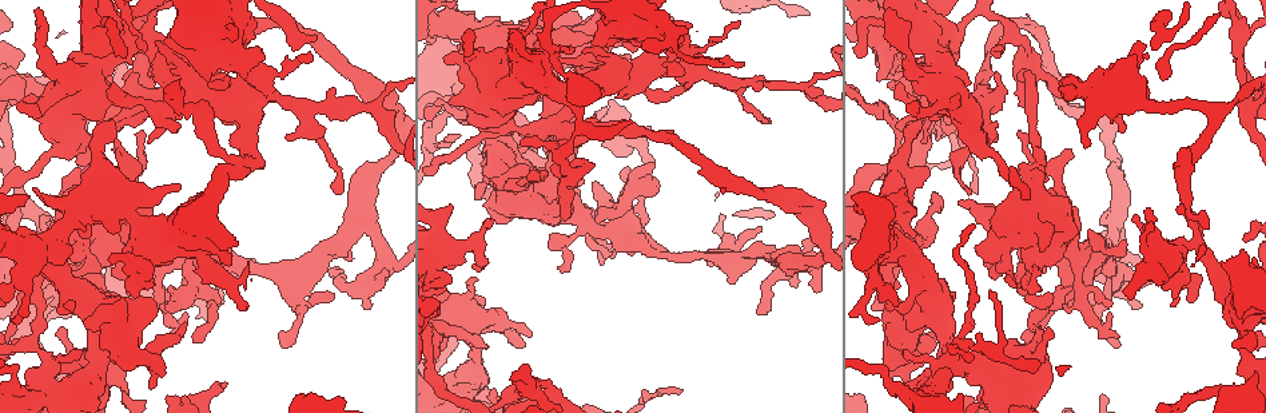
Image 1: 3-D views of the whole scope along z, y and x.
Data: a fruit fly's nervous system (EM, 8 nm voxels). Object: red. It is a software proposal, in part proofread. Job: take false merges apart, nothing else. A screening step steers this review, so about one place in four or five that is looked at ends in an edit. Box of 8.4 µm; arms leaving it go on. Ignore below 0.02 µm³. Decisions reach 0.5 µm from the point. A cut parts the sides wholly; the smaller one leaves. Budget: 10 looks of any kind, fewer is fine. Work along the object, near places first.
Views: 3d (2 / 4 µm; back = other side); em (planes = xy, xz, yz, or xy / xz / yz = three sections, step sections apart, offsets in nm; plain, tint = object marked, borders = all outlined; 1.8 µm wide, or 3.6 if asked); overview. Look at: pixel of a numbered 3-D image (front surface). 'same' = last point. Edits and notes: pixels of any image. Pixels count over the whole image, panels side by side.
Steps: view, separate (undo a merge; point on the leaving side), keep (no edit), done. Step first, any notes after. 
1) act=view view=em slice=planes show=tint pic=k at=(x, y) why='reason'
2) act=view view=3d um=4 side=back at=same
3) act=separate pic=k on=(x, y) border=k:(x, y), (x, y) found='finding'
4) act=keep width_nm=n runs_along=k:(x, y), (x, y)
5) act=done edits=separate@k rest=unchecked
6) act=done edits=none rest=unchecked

act=view view=em slice=xz step=8 show=tint pic=1 at=(56, 242) why='looks like a crossing'

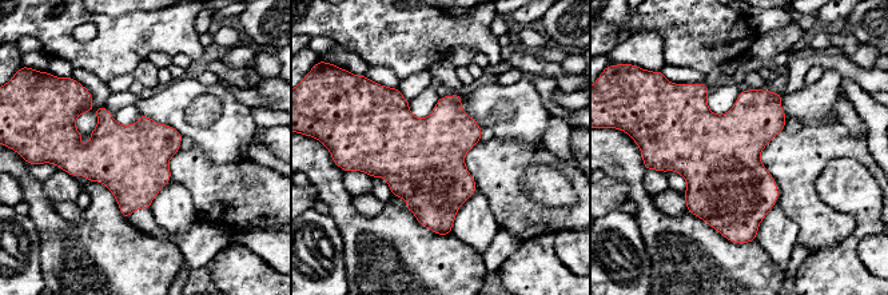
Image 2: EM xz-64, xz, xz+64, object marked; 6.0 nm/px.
act=view view=em slice=xy step=16 show=tint at=same why='cut it another way'

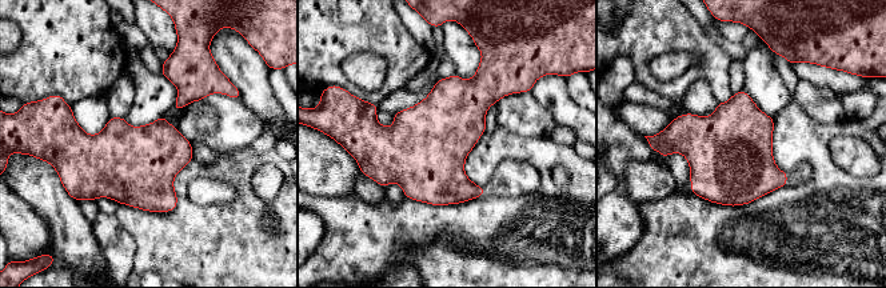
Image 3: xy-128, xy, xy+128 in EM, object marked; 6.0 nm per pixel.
act=keep found='continuous, no second neuron'

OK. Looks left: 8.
act=view view=3d um=4 side=back pic=1 at=(537, 131) why='thick turns thin'

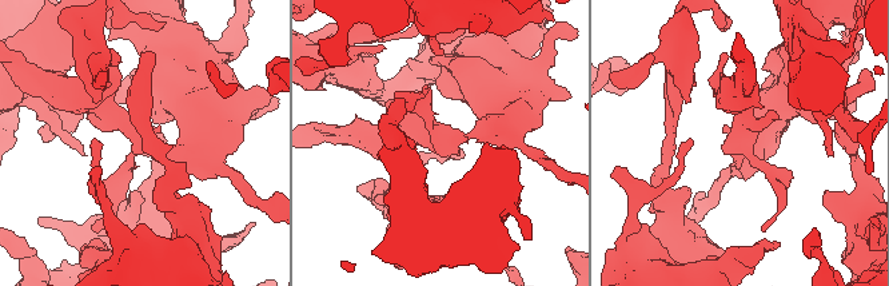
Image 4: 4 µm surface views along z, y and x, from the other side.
act=view view=em um=3.6 slice=yz step=8 show=tint pic=4 at=(440, 138)

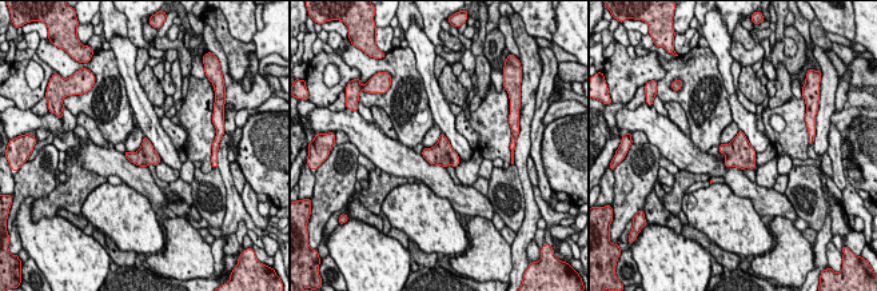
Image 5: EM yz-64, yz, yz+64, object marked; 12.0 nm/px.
act=view view=em um=3.6 slice=planes show=tint at=same

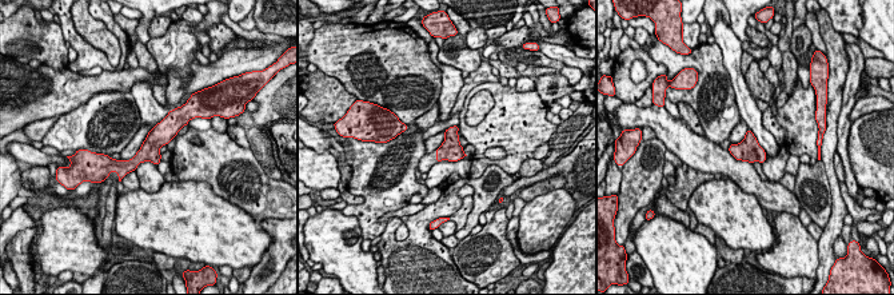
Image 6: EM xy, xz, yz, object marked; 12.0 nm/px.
act=keep runs_along=6:(172, 116), (172, 123), (122, 172) found='one neuron here'

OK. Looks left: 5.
act=view view=3d um=4 pic=1 at=(472, 327) why='arms run side by side'

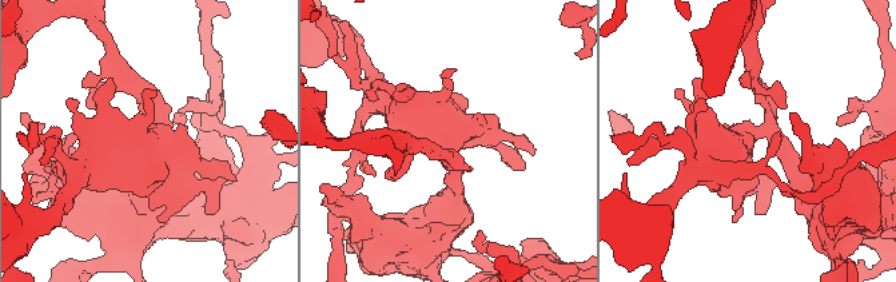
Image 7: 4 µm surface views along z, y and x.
act=view view=em um=3.6 slice=xz step=4 show=tint pic=7 at=(742, 138) why='need the tissue'

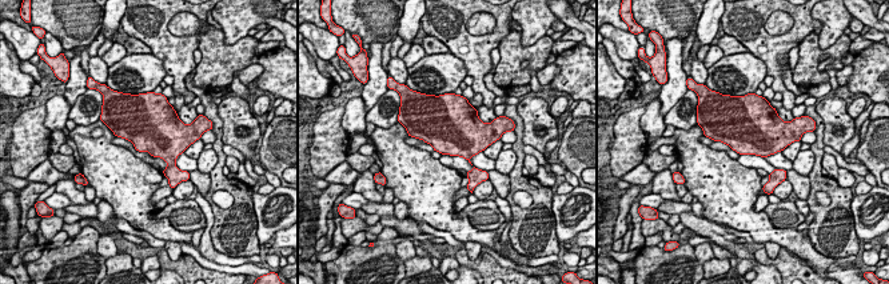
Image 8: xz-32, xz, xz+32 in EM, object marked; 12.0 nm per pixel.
act=keep found='all the same neuron'

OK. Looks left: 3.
act=view view=3d um=4 pic=1 at=(383, 264) why='sudden change in width'

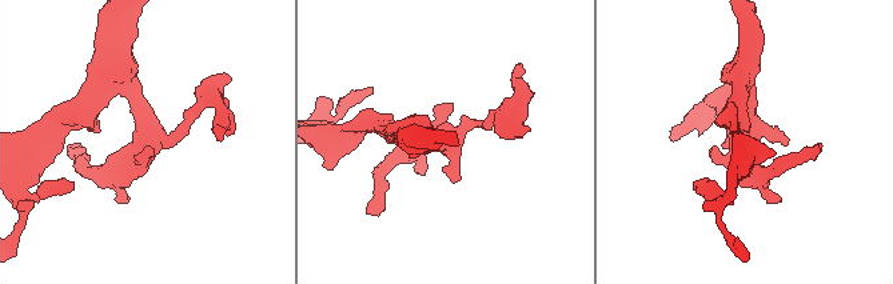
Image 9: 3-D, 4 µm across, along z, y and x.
act=view view=em um=3.6 slice=planes show=tint pic=9 at=(146, 139)

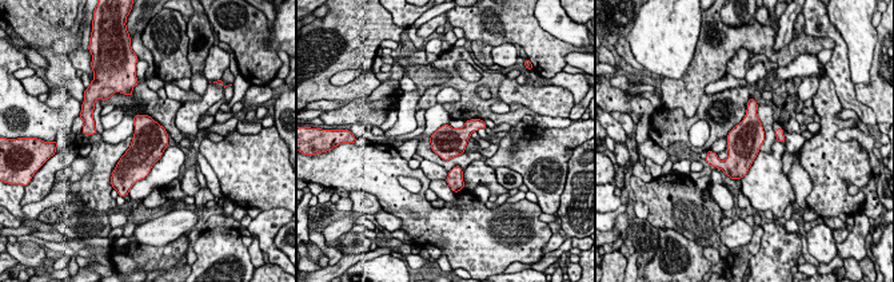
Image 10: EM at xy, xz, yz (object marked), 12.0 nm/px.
act=keep found='all the same neuron'

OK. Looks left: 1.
act=done edits=none rest=unchecked

